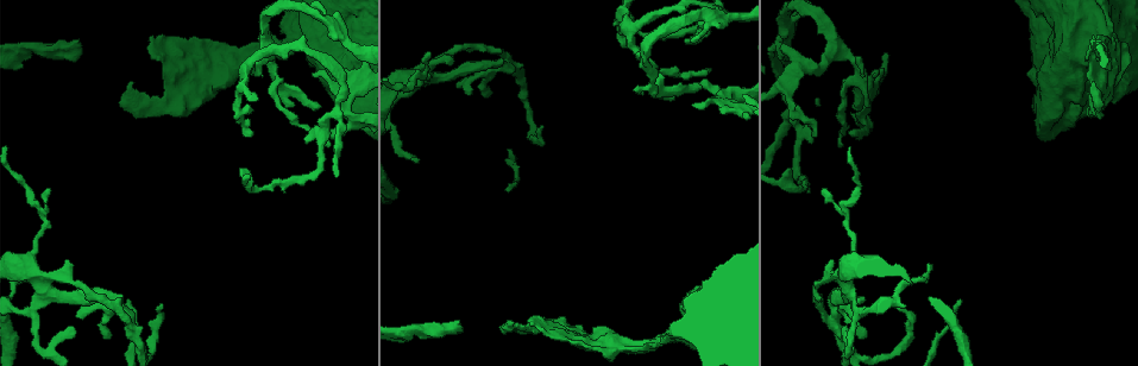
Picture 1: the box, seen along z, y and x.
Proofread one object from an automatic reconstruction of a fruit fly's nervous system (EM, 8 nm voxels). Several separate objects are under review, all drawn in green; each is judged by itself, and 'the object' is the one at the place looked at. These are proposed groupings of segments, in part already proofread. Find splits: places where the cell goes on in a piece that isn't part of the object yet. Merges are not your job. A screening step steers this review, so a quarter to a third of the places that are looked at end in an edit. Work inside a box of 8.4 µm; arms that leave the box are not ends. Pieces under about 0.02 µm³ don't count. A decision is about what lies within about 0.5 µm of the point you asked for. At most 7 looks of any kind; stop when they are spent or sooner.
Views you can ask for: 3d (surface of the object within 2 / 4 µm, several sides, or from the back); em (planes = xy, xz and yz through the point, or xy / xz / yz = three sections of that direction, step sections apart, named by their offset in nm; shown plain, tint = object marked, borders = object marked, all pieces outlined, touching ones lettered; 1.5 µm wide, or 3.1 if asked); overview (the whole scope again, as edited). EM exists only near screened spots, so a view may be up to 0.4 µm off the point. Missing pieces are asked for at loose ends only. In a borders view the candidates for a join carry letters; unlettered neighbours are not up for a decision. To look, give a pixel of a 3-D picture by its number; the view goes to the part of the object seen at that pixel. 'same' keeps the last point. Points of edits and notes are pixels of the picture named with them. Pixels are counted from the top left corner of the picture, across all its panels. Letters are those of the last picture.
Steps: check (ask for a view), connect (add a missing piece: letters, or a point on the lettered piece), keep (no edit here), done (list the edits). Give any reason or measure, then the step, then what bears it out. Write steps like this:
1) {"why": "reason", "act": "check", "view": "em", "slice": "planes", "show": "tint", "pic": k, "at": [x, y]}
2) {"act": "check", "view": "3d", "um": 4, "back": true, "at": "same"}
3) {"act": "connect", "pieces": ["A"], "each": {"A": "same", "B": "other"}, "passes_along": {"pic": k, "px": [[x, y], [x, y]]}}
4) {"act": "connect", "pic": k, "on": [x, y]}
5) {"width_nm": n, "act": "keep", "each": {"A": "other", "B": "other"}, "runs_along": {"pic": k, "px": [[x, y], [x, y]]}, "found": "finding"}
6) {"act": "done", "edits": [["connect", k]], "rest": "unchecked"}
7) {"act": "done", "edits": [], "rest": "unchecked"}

{"why": "free end", "act": "check", "view": "em", "slice": "planes", "show": "borders", "pic": 1, "at": [78, 53]}

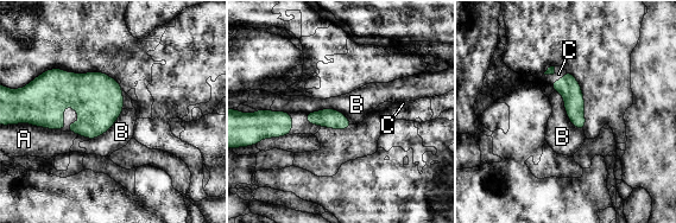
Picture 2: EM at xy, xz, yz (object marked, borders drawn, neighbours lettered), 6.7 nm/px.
{"longest_contact_nm": ["B", 360], "act": "connect", "pieces": ["C"], "each": {"A": "other", "B": "other", "C": "same"}, "found": "the cell continues"}

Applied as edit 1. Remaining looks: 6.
{"act": "check", "view": "overview"}

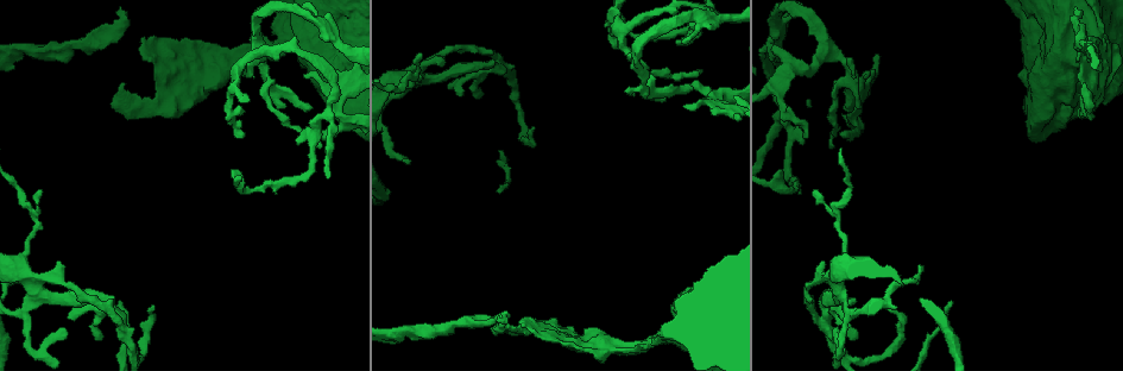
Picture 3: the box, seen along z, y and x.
{"why": "an open end", "act": "check", "view": "em", "slice": "planes", "show": "borders", "pic": 3, "at": [204, 51]}

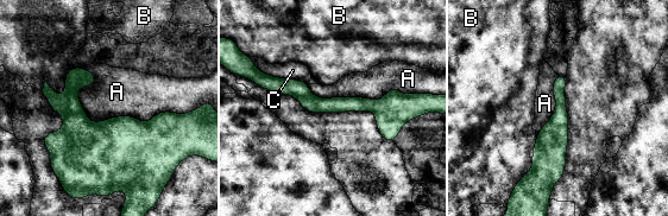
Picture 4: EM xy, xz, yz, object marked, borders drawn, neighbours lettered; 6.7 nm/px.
{"act": "keep", "each": {"A": "other", "B": "other", "C": "other"}, "runs_along": {"pic": 4, "px": [[266, 82], [314, 105], [404, 103]]}, "found": "no lettered piece goes on from it"}

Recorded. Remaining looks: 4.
{"why": "branch stops here", "act": "check", "view": "em", "slice": "yz", "step": 4, "show": "tint", "pic": 3, "at": [460, 97]}

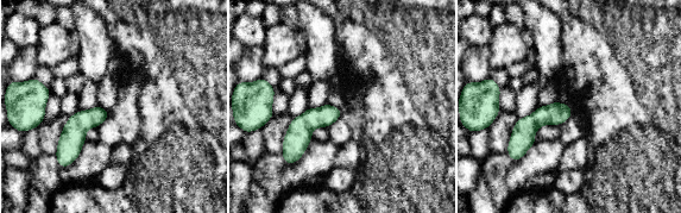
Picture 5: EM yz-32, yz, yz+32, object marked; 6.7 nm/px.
{"why": "another direction", "act": "check", "view": "em", "slice": "planes", "show": "borders", "at": "same"}

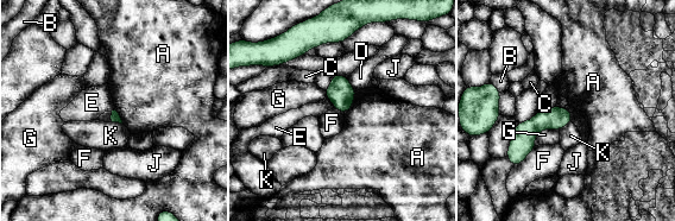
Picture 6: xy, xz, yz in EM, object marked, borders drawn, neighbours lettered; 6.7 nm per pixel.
{"act": "keep", "each": {"A": "other", "B": "other", "C": "other", "D": "other", "E": "other", "F": "other", "G": "other", "J": "other", "K": "other"}, "border": {"pic": 6, "px": [[358, 90], [352, 106], [345, 113]]}, "found": "none of them fits"}

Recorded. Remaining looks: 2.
{"act": "done", "edits": [["connect", 2]], "rest": "unchecked"}

